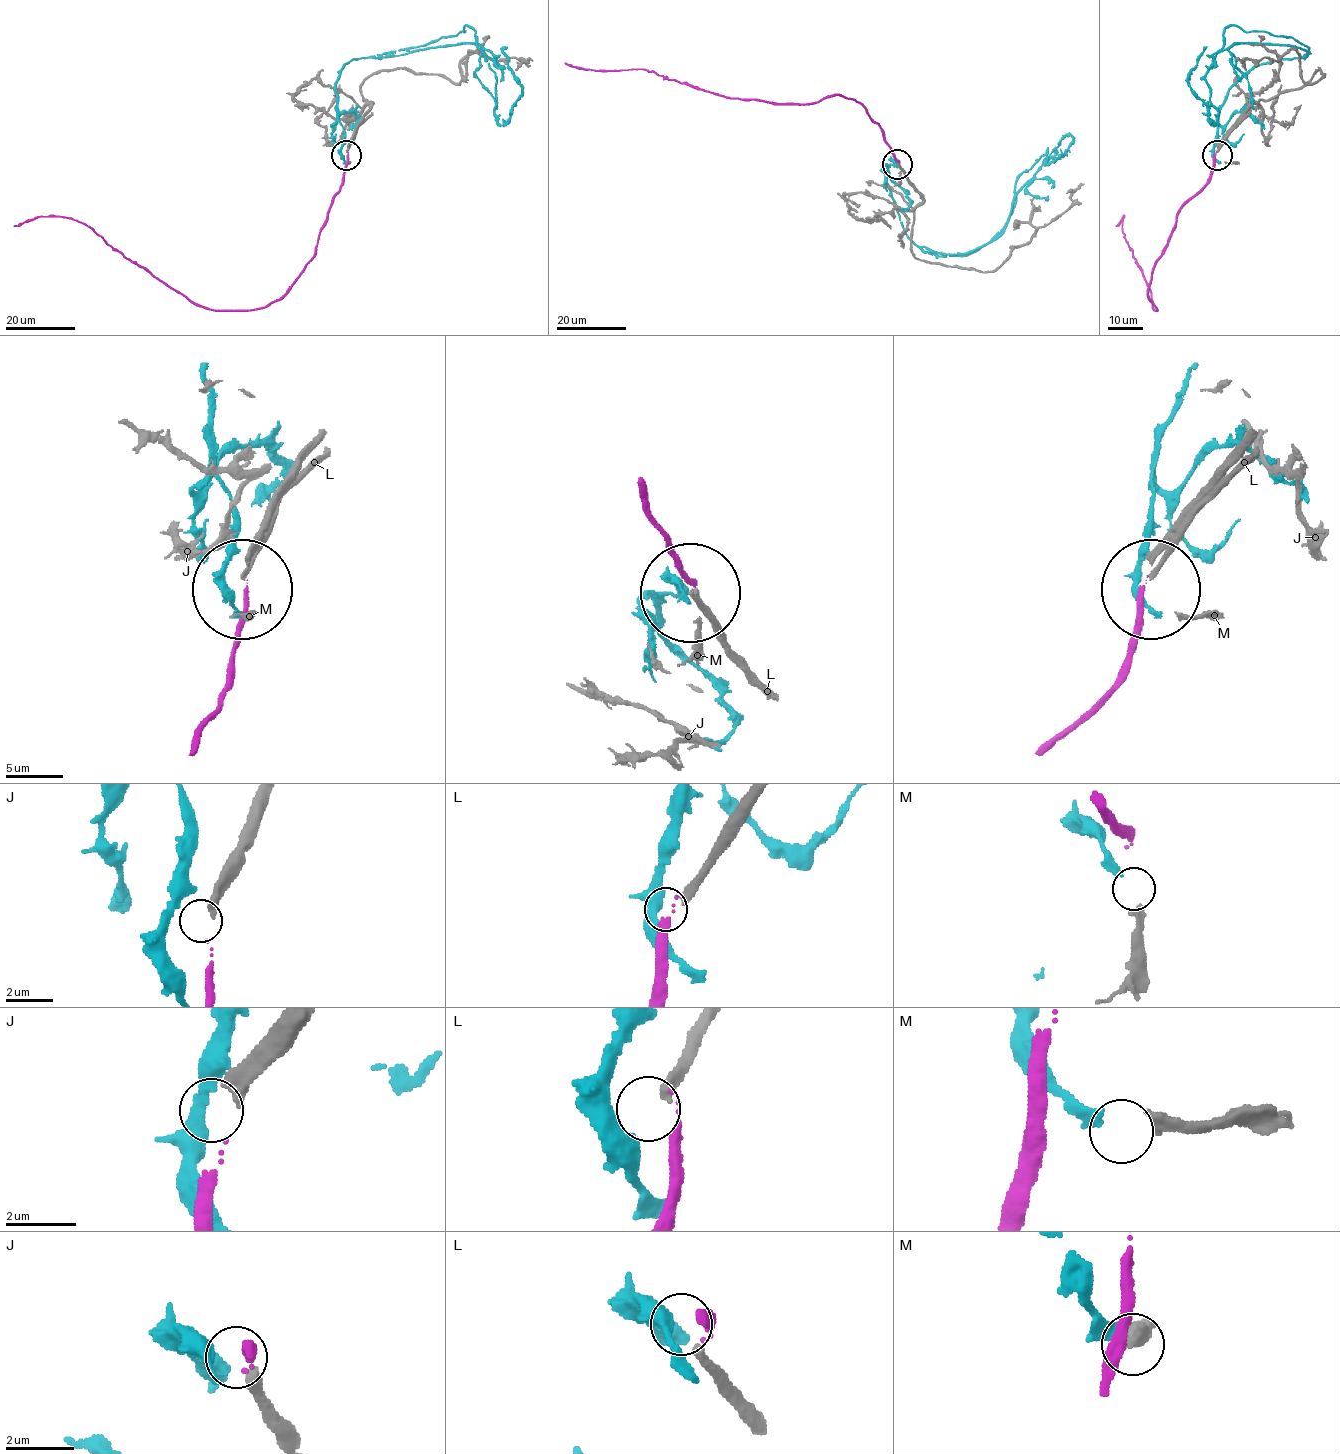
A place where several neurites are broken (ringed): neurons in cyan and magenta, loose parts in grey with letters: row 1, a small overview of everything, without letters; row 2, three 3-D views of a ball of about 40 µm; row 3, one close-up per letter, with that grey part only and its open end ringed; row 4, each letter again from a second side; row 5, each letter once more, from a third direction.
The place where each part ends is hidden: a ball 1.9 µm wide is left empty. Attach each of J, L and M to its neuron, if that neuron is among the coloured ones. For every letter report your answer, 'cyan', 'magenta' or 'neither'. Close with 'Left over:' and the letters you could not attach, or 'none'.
J: magenta
L: neither
M: cyan
Left over: L

